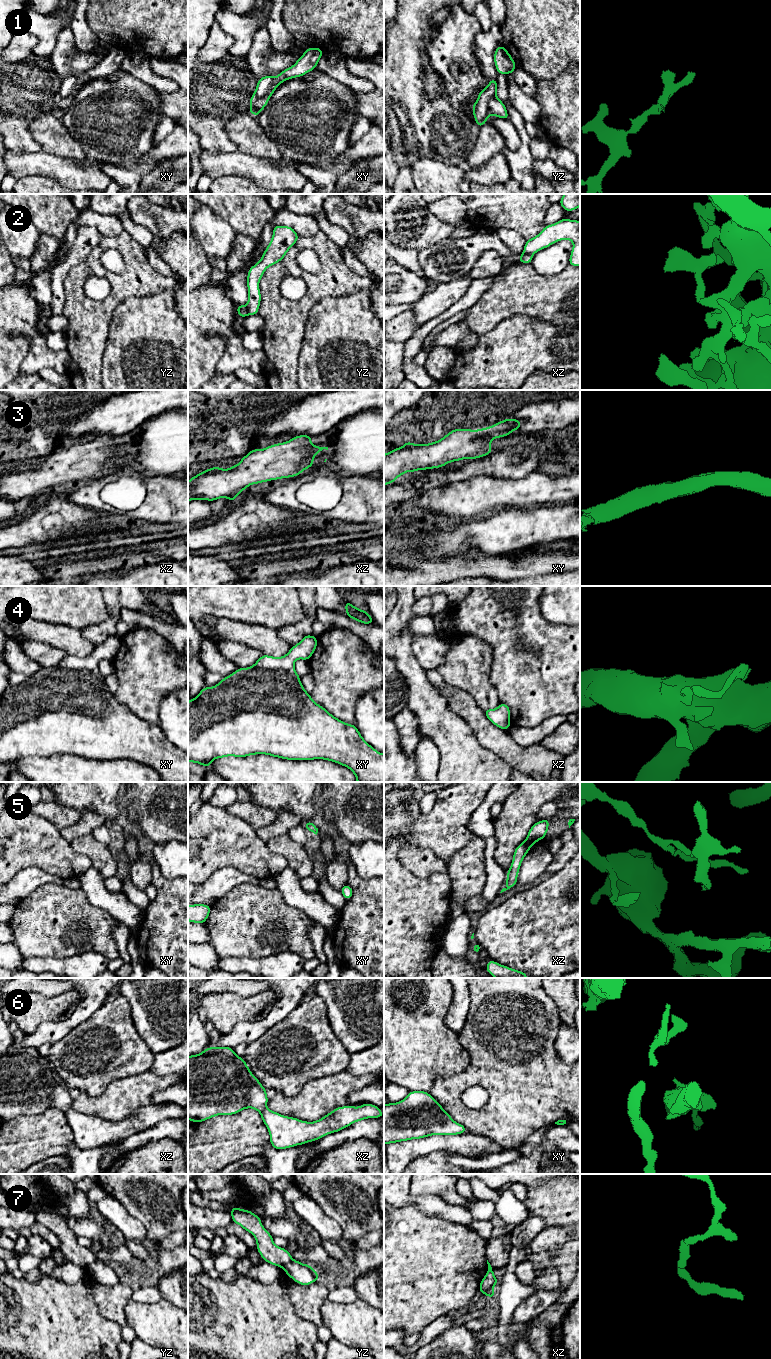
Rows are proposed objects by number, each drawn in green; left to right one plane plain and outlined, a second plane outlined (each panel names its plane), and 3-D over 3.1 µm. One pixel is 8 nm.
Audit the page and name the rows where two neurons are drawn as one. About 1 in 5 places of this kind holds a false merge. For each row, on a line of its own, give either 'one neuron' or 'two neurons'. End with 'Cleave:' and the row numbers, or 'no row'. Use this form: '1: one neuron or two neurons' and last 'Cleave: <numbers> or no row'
1: two neurons
2: two neurons
3: one neuron
4: one neuron
5: one neuron
6: one neuron
7: one neuron
Cleave: 1, 2

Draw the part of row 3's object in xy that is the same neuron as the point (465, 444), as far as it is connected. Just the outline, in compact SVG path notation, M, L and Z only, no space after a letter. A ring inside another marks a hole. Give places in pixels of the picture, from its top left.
M506 418L501 422L495 423L494 425L483 429L453 429L440 440L429 444L412 444L411 442L406 441L402 447L395 448L392 451L384 454L384 486L395 482L399 476L406 472L439 468L444 467L447 463L450 462L459 461L462 459L477 459L486 456L493 452L493 449L490 447L493 439L508 436L514 429L519 431L521 424L522 422L517 419Z

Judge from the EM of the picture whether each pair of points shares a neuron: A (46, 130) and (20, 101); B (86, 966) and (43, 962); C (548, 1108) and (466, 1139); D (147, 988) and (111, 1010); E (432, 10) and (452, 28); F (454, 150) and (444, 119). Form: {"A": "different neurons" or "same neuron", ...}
{"A": "different neurons", "B": "same neuron", "C": "different neurons", "D": "different neurons", "E": "different neurons", "F": "same neuron"}

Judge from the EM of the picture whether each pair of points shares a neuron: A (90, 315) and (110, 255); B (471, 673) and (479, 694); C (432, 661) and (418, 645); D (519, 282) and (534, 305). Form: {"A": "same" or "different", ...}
{"A": "different", "B": "same", "C": "same", "D": "same"}

